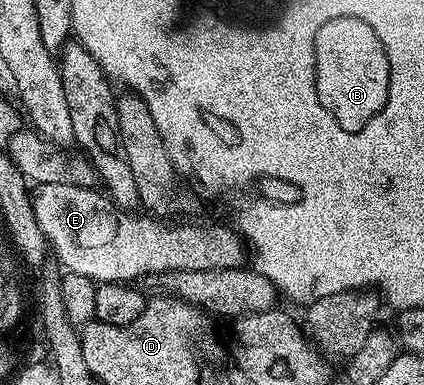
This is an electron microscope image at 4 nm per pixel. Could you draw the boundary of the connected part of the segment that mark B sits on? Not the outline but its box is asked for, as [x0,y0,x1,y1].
[308,16,390,133]

